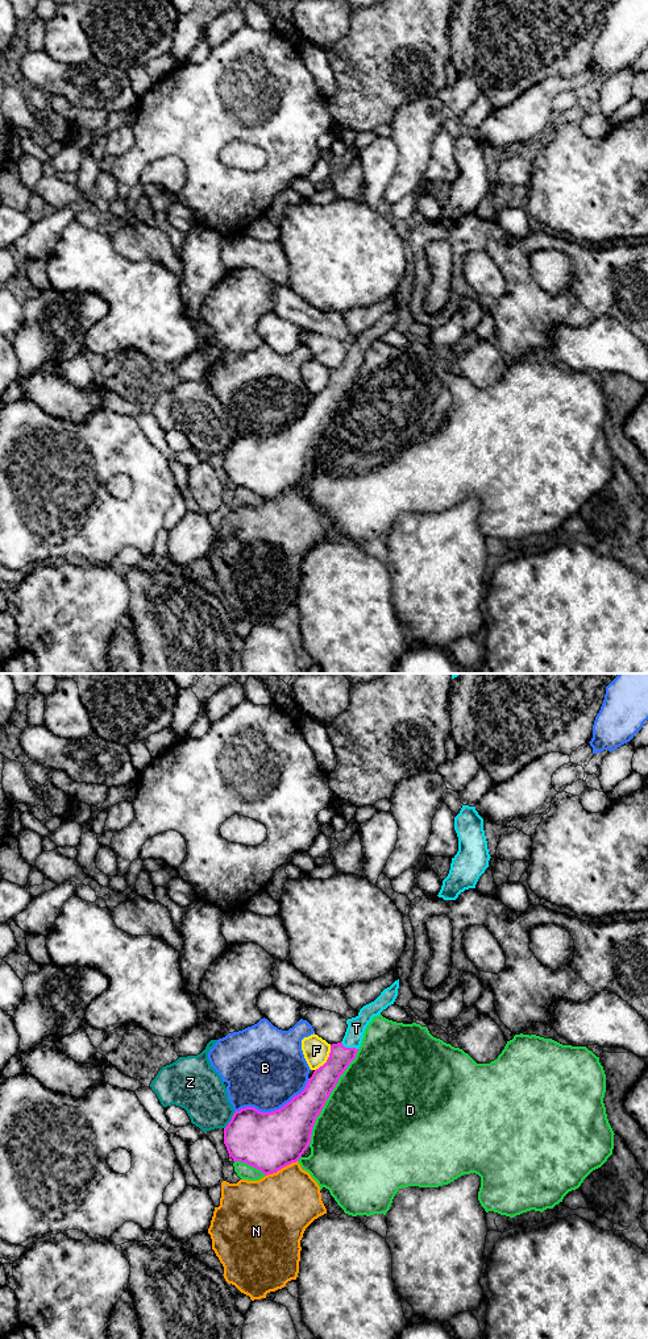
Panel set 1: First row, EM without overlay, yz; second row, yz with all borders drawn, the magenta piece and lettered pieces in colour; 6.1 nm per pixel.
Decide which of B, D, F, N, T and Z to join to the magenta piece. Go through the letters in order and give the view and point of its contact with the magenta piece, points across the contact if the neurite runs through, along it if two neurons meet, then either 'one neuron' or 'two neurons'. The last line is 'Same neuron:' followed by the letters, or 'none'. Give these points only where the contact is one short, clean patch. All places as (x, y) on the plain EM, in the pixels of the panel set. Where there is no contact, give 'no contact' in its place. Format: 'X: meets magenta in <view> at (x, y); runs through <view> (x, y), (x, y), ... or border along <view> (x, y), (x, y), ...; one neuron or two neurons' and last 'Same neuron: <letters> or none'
B: meets magenta in yz at (275, 435); two neurons
D: meets magenta in yz at (328, 422); two neurons
F: meets magenta in yz at (328, 384); two neurons
N: meets magenta in yz at (281, 493); two neurons
T: meets magenta in yz at (349, 373); runs through yz (324, 403), (349, 373), (356, 353); one neuron
Z: meets magenta in yz at (231, 446); two neurons
Same neuron: T

